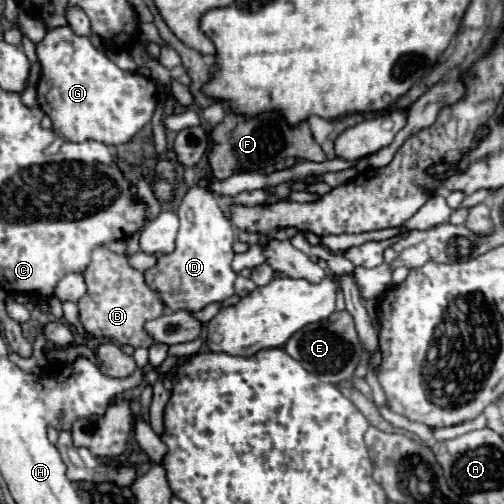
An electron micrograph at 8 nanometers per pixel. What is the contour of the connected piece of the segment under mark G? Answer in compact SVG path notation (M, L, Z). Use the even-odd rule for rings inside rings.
M70 27L50 29L46 37L36 43L36 55L42 65L42 75L38 83L38 105L42 111L52 119L52 129L56 133L53 146L44 150L47 154L59 151L64 141L100 141L104 145L120 145L130 141L150 119L158 103L158 89L150 77L140 75L138 71L124 71L114 65L104 51L98 51L88 37L78 37L72 33Z

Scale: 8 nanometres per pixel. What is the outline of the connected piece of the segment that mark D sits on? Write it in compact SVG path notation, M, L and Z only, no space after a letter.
M198 181L196 187L188 189L184 201L178 207L180 229L176 237L176 249L156 261L154 267L144 271L146 285L158 293L164 305L172 311L200 311L208 303L226 301L234 295L234 279L230 263L234 257L232 241L234 227L226 213L220 209L216 197L208 189L208 181Z

